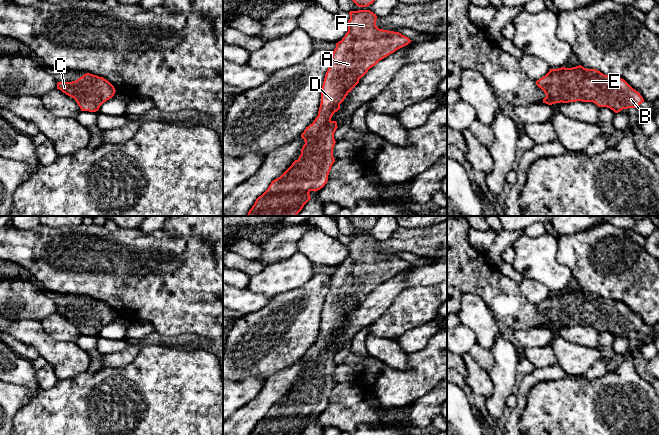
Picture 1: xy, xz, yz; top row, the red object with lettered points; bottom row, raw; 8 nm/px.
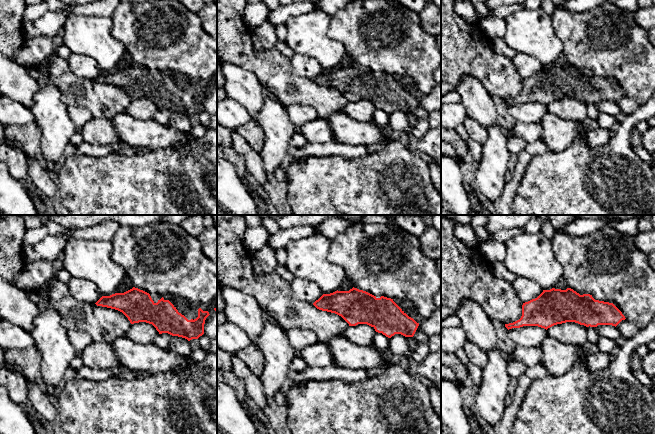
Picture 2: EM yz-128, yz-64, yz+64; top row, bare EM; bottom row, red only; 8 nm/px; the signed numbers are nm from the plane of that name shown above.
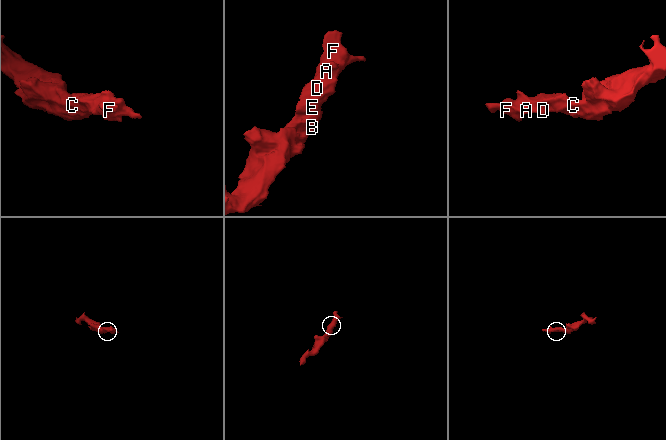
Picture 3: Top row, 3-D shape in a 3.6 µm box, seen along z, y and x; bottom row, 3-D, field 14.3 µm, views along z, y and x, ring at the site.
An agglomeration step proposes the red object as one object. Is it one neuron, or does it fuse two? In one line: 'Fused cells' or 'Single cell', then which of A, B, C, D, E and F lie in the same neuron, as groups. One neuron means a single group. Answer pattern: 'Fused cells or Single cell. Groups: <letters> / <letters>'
Single cell. Groups: A B C D E F

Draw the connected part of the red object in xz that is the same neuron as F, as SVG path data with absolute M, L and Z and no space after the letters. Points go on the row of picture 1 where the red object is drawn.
M370 10L350 11L349 14L348 32L341 41L336 43L323 81L318 116L301 134L305 141L301 155L280 177L271 182L268 189L256 199L246 216L297 216L311 199L309 193L316 192L325 186L335 162L333 157L333 148L336 143L334 133L338 127L337 122L331 120L333 114L340 109L340 104L348 93L370 68L412 41L399 32L379 29L376 26L377 16Z

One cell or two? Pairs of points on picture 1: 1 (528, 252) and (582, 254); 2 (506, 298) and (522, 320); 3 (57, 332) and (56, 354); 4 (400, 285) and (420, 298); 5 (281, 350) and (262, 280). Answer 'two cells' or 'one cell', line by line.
1: two cells
2: one cell
3: two cells
4: two cells
5: two cells

